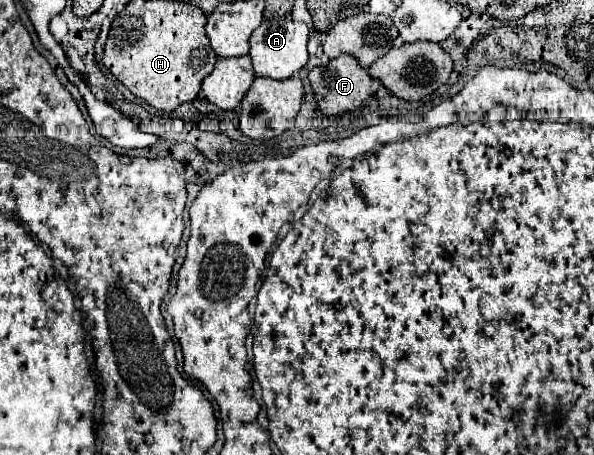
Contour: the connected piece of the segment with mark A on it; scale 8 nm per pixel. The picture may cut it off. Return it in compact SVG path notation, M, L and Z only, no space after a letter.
M290 17L264 19L262 25L250 37L250 57L252 57L256 77L286 79L298 73L308 63L306 43L308 43L306 23L296 23Z

